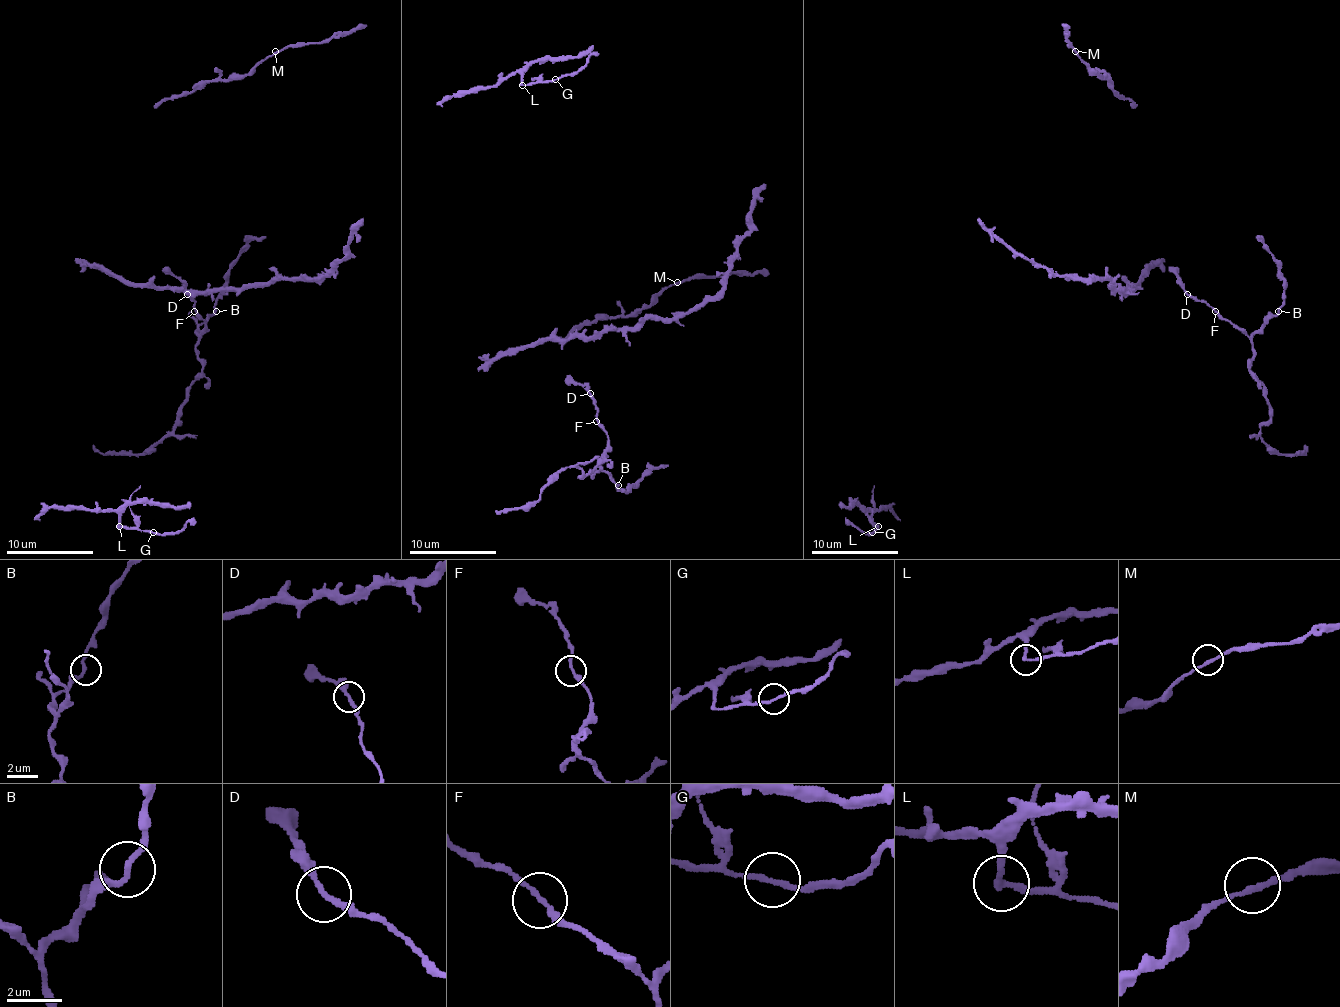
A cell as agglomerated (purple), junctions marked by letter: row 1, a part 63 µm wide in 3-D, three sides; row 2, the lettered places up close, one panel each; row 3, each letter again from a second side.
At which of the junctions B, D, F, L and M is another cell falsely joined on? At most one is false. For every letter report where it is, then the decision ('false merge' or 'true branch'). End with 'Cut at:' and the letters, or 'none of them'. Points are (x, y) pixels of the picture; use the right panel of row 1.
B: place (1278, 311); true branch
D: place (1187, 294); true branch
F: place (1215, 311); true branch
L: place (878, 526); false merge
M: place (1075, 51); true branch
Cut at: L

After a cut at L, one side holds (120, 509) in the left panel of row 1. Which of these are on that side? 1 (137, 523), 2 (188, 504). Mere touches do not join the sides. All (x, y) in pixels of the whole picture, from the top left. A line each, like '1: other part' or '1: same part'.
1: other part
2: same part

